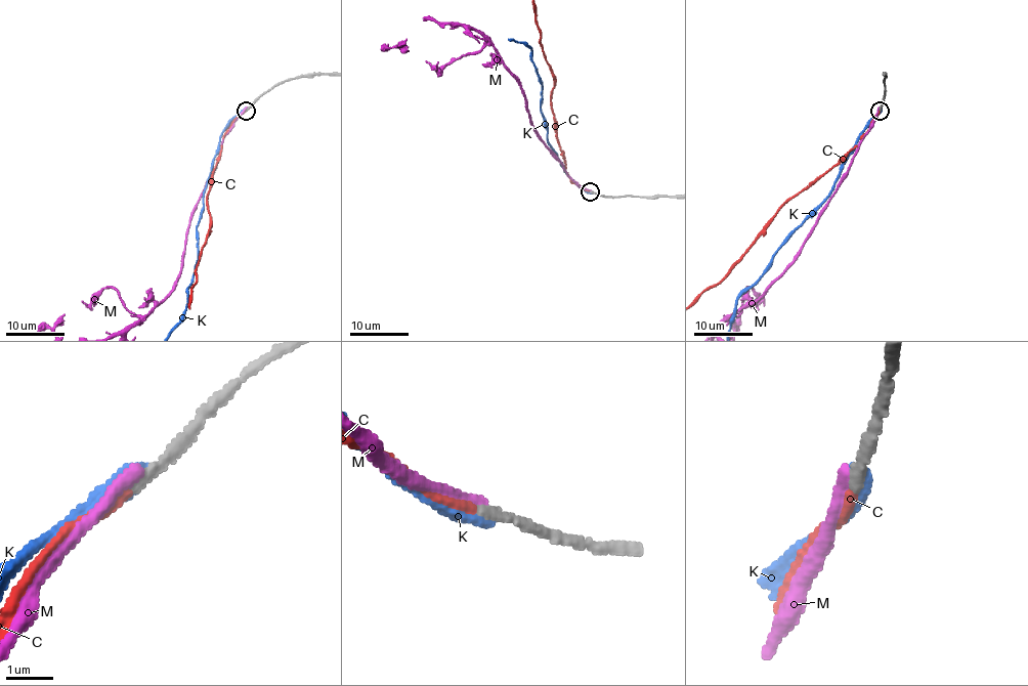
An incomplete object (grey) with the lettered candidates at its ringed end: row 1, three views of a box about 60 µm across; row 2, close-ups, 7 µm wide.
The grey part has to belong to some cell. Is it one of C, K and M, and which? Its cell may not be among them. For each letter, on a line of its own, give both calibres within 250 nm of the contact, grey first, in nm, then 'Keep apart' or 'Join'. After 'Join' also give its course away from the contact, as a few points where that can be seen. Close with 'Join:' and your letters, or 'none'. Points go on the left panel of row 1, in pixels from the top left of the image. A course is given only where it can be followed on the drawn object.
C: Thickness 190 nm (grey) against 190 nm. Join
K: Thickness 240 nm (grey) against 460 nm. Keep apart
M: Thickness 200 nm (grey) against 240 nm. Keep apart
Join: C

